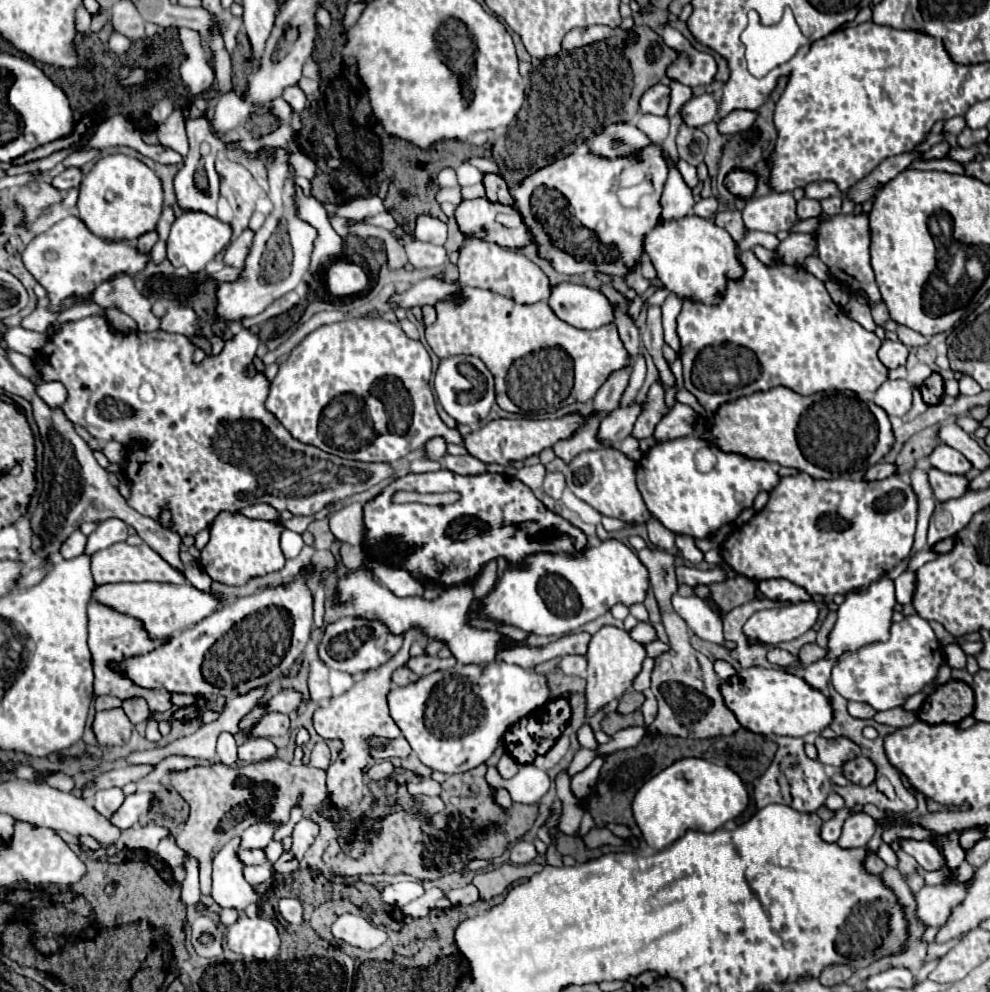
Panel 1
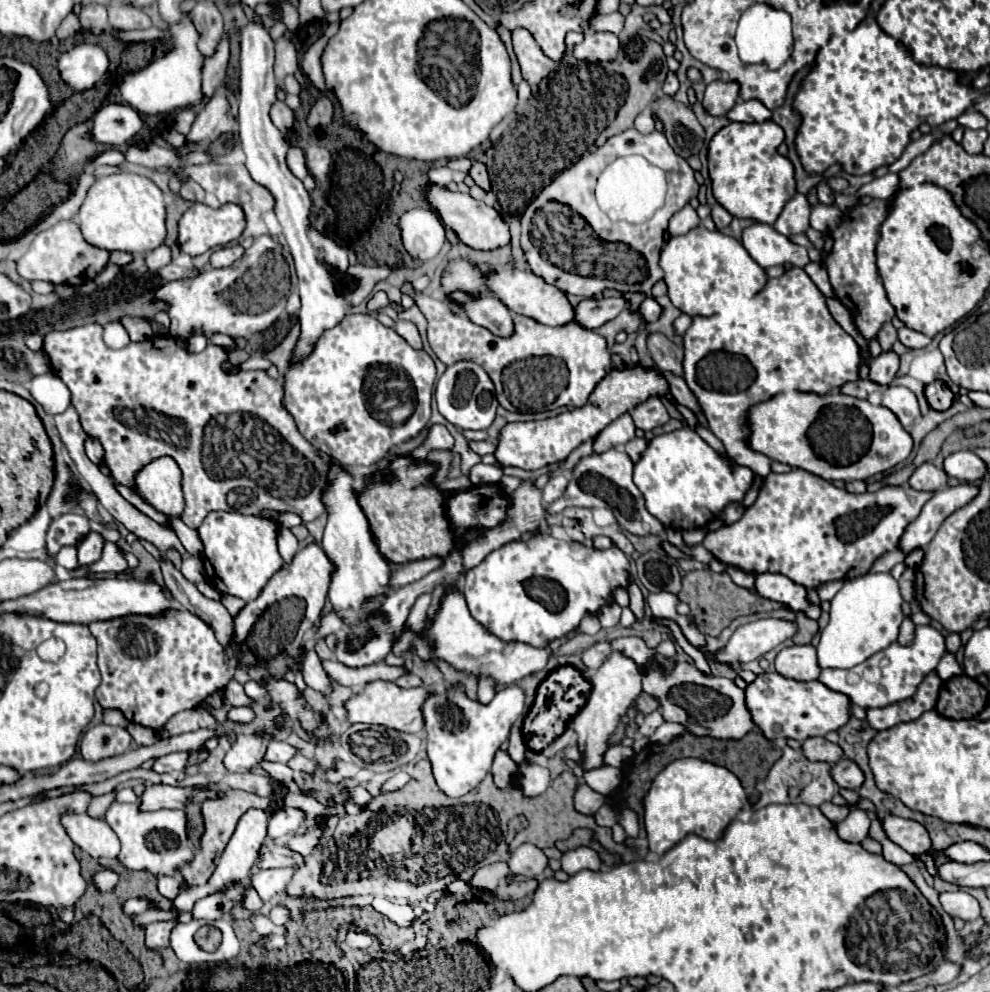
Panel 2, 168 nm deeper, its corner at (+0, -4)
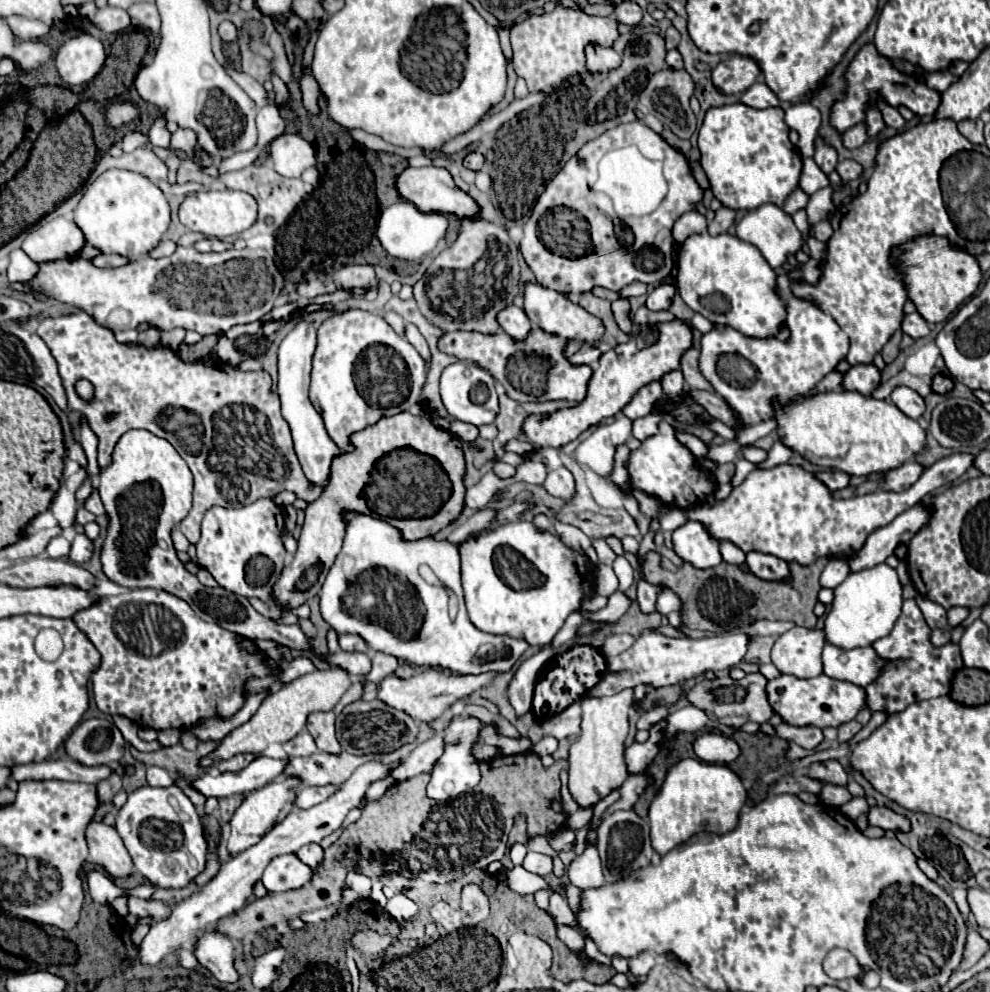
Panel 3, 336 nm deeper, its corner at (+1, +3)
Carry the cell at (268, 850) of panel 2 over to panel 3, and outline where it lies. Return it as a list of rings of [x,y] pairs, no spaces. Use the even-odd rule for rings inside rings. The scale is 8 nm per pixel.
[[[305,845],[305,847],[301,847],[297,853],[297,859],[301,861],[301,863],[305,863],[305,865],[309,865],[311,869],[315,869],[317,865],[319,865],[319,861],[323,859],[323,849],[319,847],[319,845]]]

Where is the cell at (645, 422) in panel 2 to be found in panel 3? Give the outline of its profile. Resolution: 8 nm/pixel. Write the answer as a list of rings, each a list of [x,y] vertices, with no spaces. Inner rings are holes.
[[[653,381],[653,383],[649,383],[649,385],[645,385],[643,389],[637,391],[637,395],[633,397],[633,401],[629,405],[625,405],[623,413],[629,419],[641,419],[641,417],[653,413],[657,401],[661,401],[661,399],[663,399],[661,383],[659,381]]]

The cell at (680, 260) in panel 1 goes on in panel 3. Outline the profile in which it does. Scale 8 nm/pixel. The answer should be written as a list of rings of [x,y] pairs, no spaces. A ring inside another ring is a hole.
[[[695,233],[685,239],[685,243],[677,251],[677,291],[681,299],[697,313],[701,313],[711,323],[731,325],[749,337],[773,337],[779,327],[785,323],[785,309],[775,295],[775,271],[769,263],[753,249],[753,245],[741,241],[735,235],[721,233],[717,237],[709,233]]]

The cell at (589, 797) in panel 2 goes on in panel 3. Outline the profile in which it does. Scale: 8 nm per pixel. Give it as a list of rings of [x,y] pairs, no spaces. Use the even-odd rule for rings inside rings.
[[[579,807],[579,809],[569,817],[569,823],[567,823],[567,825],[575,831],[575,829],[587,825],[587,823],[591,821],[591,817],[593,817],[593,807]]]

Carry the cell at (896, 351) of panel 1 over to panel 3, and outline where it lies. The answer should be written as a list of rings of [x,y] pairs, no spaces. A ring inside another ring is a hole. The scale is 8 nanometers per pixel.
[[[873,363],[855,365],[845,373],[843,387],[859,391],[861,395],[871,395],[871,391],[881,383],[881,371]]]

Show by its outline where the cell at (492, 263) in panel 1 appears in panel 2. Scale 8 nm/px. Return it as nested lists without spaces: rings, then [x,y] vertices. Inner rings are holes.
[[[516,268],[498,270],[498,272],[490,274],[490,278],[488,278],[488,290],[494,292],[514,314],[522,314],[522,316],[534,318],[540,324],[546,324],[546,326],[564,326],[564,324],[576,322],[574,320],[574,308],[568,302],[566,294],[560,292],[558,288],[546,284],[542,278],[534,276],[530,270],[526,270],[526,272],[516,270]]]

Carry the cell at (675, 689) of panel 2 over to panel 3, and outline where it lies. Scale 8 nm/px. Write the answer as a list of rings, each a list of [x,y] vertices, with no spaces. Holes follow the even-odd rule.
[[[761,673],[745,675],[741,681],[735,681],[731,677],[715,677],[715,679],[699,677],[697,683],[689,691],[685,691],[685,697],[693,707],[705,711],[709,719],[717,721],[719,725],[739,729],[747,721],[765,723],[773,717],[773,709],[769,707],[769,701],[765,695],[765,683],[767,679]]]

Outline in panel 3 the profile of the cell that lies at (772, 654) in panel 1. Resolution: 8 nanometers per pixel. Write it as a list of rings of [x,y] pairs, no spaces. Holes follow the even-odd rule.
[[[793,627],[775,641],[771,649],[771,661],[781,673],[795,675],[801,679],[817,677],[823,673],[821,665],[823,645],[825,645],[823,631]]]

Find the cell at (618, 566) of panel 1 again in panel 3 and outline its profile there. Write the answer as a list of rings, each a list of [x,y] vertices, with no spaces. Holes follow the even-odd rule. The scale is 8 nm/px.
[[[517,521],[497,525],[493,531],[479,537],[469,537],[459,545],[461,553],[461,581],[465,591],[465,603],[471,623],[485,633],[509,635],[515,639],[525,639],[529,645],[549,645],[557,631],[563,627],[565,619],[581,609],[585,597],[585,579],[593,577],[589,569],[589,559],[585,553],[569,549],[555,533],[541,533],[533,523]]]

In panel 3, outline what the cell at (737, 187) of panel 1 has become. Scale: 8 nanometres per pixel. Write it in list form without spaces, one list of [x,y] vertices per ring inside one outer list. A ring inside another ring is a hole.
[[[733,103],[725,107],[713,107],[707,111],[703,127],[699,131],[699,151],[701,151],[701,167],[709,177],[713,195],[729,209],[757,209],[765,203],[773,203],[781,207],[789,193],[799,187],[799,177],[803,169],[803,161],[797,149],[789,143],[789,127],[783,121],[781,107],[769,109],[751,109],[743,103]]]

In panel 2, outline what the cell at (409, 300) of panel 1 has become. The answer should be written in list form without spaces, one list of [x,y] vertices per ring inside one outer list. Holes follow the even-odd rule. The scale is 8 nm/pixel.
[[[454,292],[450,296],[452,300],[458,300],[464,306],[464,314],[478,326],[488,328],[496,336],[512,336],[514,332],[514,322],[512,322],[512,312],[506,308],[502,300],[496,296],[480,296],[472,298],[466,296],[464,292]]]

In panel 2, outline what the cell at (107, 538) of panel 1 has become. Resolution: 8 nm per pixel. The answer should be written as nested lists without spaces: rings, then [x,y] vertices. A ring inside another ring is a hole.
[[[90,532],[80,544],[78,544],[78,564],[80,566],[90,566],[96,560],[100,560],[104,546],[104,538],[98,532]]]

